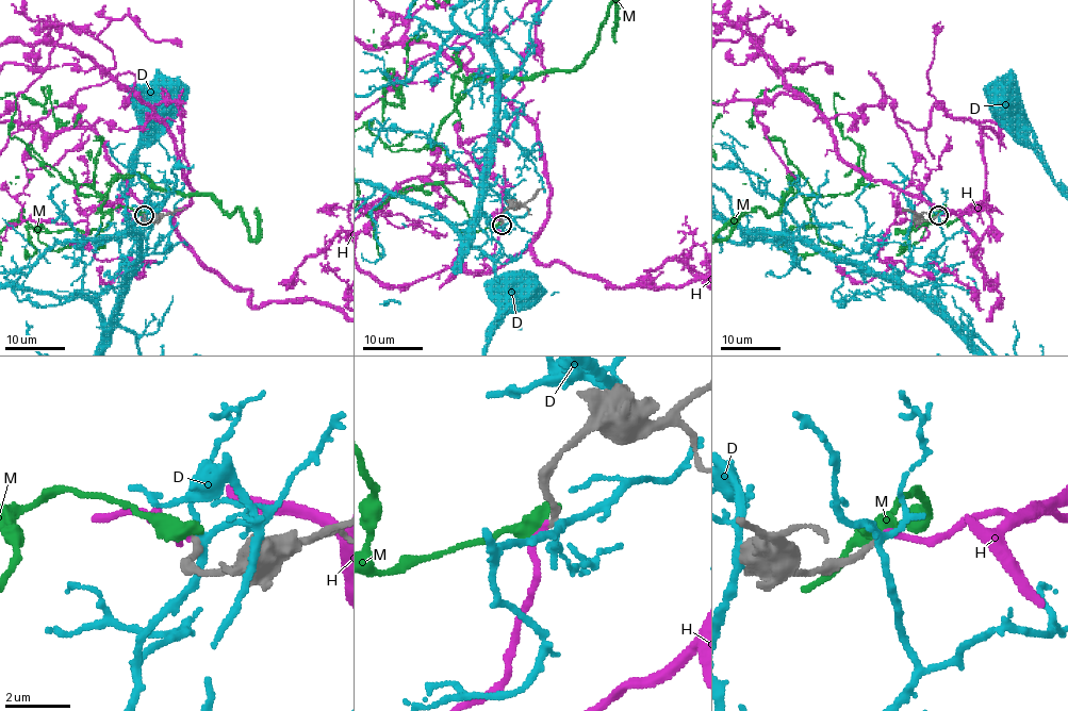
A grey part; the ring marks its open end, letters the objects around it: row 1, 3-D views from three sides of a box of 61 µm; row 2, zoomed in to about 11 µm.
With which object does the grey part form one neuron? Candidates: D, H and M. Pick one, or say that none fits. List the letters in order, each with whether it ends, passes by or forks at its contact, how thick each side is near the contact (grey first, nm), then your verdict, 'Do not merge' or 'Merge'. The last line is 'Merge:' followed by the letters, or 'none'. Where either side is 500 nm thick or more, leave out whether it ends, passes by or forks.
D: It forks there. Thickness 200 nm (grey) against 190 nm. Do not merge
H: It ends there. Thickness 200 nm (grey) against 180 nm. Merge
M: Thickness 200 nm (grey) against 600 nm. Do not merge
Merge: H

